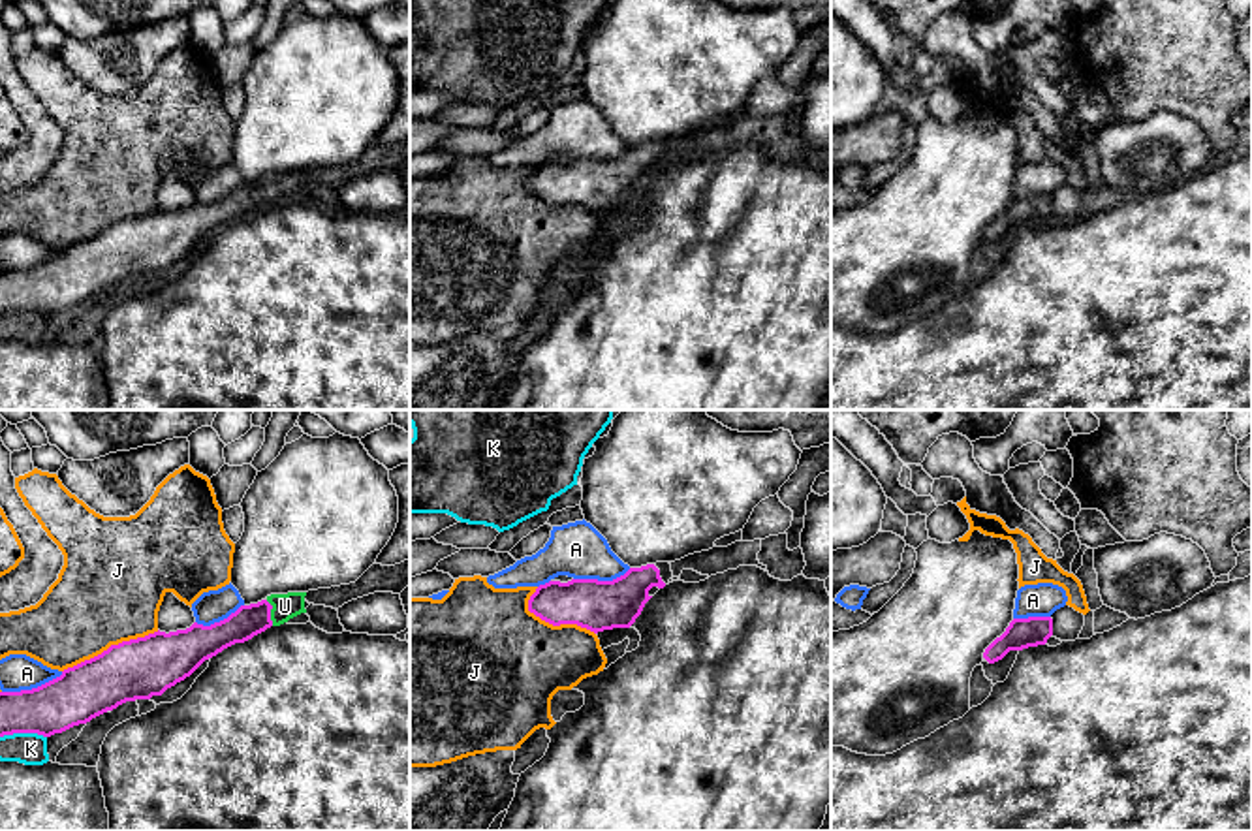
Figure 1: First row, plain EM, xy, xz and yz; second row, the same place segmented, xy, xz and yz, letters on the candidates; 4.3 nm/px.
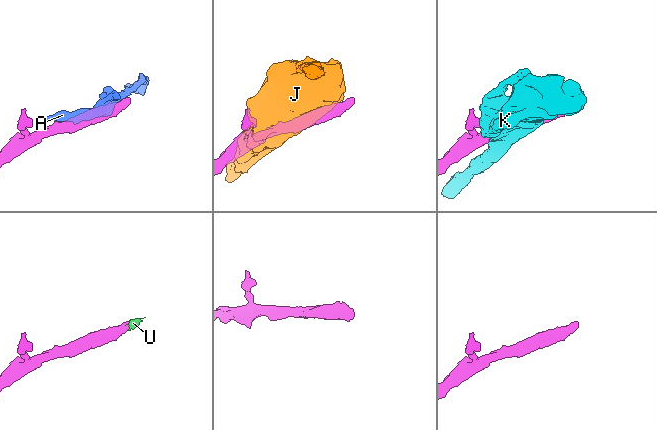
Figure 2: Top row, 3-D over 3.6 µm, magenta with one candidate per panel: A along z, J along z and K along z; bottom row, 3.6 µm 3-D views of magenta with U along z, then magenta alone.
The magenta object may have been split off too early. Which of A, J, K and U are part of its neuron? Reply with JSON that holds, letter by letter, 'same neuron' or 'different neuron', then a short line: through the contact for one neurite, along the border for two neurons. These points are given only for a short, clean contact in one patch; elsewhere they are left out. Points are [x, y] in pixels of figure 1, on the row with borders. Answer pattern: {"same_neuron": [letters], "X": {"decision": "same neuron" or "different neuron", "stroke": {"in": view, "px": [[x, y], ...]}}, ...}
{"same_neuron": ["U"], "A": {"decision": "different neuron"}, "J": {"decision": "different neuron"}, "K": {"decision": "different neuron"}, "U": {"decision": "same neuron", "stroke": {"in": "xy", "px": [[249, 621], [269, 613], [284, 606]]}}}

